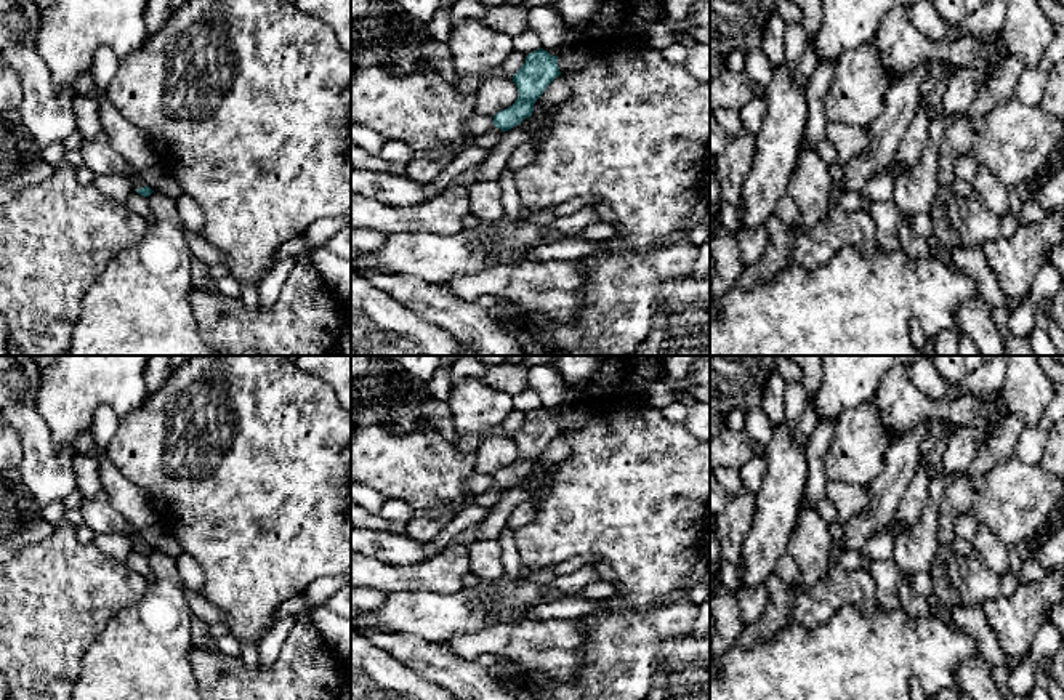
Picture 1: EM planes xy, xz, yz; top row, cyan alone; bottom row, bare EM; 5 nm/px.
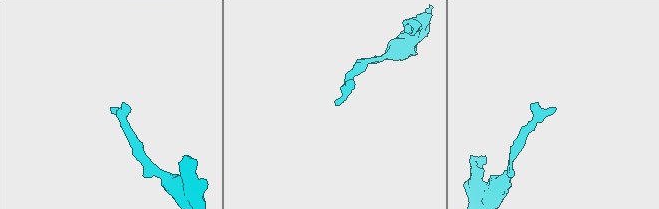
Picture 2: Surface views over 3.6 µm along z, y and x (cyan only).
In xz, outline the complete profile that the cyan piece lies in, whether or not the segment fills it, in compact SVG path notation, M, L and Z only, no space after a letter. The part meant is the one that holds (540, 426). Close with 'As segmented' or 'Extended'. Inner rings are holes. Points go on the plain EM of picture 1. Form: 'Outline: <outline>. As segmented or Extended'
Outline: M543 407L529 412L522 426L511 436L519 455L513 465L494 474L494 484L508 490L530 476L535 460L559 434L558 415L551 415Z. As segmented

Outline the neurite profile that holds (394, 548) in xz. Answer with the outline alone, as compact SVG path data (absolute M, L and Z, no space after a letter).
M479 525L457 533L442 549L433 553L423 541L407 533L389 533L370 529L351 527L351 553L361 553L393 565L409 565L441 554L449 546L471 546L478 541Z

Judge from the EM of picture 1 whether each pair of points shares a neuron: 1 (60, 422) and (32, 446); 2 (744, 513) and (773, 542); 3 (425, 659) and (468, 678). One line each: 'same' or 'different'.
1: different
2: different
3: same

